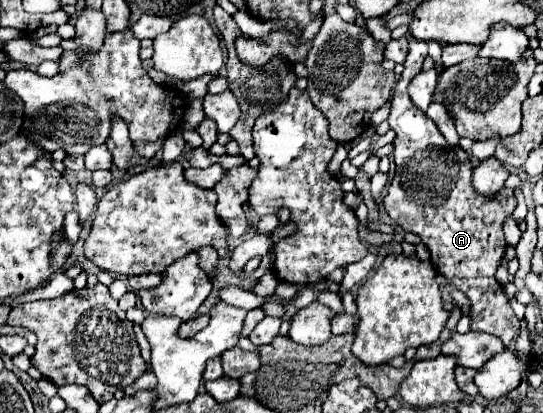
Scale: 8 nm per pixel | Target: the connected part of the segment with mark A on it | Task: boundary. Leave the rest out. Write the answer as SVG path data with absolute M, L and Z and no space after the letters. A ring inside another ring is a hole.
M410 34L406 38L410 42L410 50L404 62L404 72L392 94L392 110L388 116L388 124L396 132L396 174L384 198L384 208L406 232L414 232L422 238L430 250L430 262L434 268L470 298L472 330L490 332L502 338L508 346L520 330L520 320L512 312L504 288L494 274L506 250L502 224L504 218L516 208L516 196L508 188L502 188L494 200L488 196L478 196L470 182L470 156L460 146L446 144L438 128L434 128L434 122L424 116L420 108L414 108L414 102L408 96L408 82L422 68L422 60L428 54L428 44L414 40ZM440 196L444 198L444 204L438 206L434 198Z

